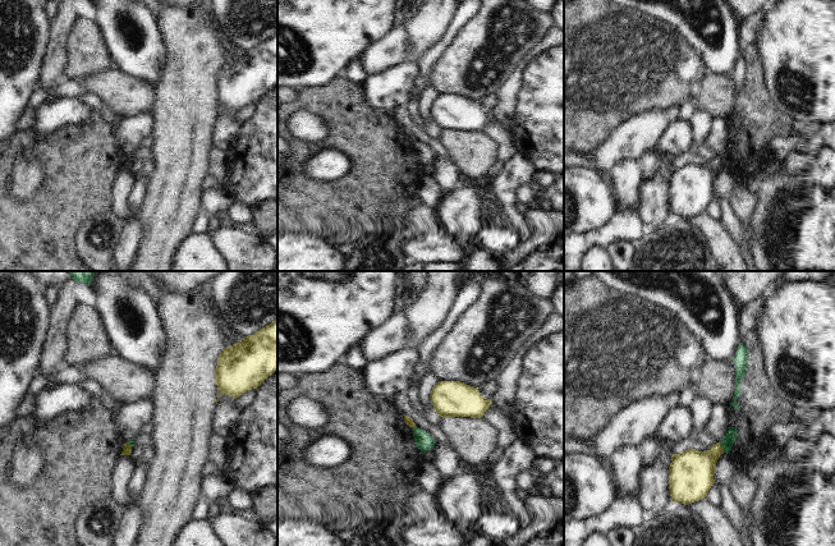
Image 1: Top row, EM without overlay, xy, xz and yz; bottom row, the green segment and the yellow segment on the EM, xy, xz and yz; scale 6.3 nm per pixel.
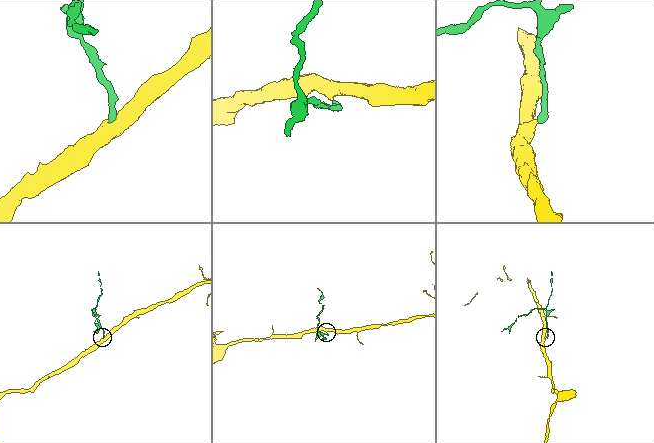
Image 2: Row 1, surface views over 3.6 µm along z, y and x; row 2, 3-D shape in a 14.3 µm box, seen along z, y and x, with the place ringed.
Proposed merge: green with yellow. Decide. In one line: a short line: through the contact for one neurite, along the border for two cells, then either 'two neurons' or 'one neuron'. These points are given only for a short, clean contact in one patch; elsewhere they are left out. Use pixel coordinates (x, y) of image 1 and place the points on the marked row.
line yz (719, 441), (724, 452); two neurons

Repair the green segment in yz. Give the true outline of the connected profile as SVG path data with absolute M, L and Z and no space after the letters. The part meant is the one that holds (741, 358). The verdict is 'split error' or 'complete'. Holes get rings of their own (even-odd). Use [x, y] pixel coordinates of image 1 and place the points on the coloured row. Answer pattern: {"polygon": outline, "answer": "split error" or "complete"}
{"polygon": "M743 343L739 344L735 357L733 358L733 363L735 366L735 391L733 396L733 402L730 407L734 409L739 409L740 405L735 402L738 396L742 394L742 389L739 386L742 378L745 376L747 371L747 361L748 361L748 350Z", "answer": "complete"}

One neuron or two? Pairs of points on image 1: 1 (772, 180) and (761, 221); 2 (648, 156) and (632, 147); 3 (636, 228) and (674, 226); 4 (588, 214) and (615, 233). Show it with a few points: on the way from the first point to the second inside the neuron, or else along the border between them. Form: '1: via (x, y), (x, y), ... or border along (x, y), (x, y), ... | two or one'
1: via (772, 191), (771, 211) | one
2: border along (652, 146), (638, 159) | two
3: border along (646, 230), (633, 242) | two
4: border along (616, 211), (599, 226), (577, 233) | two

